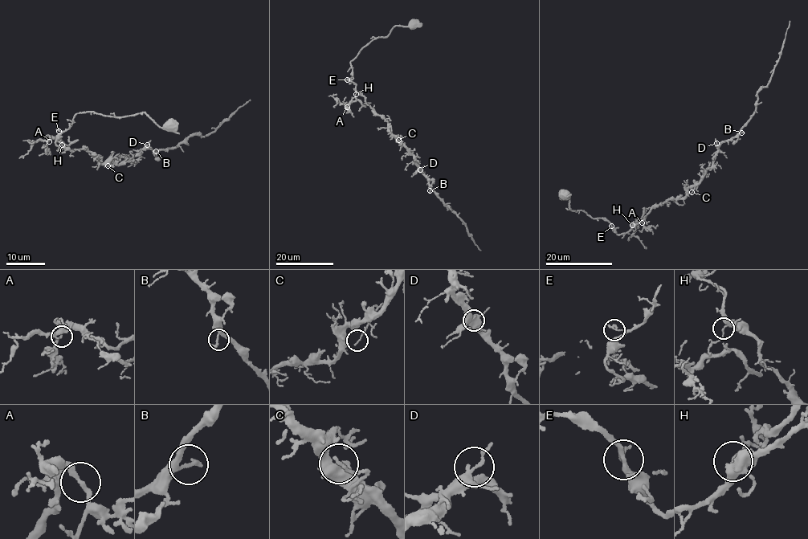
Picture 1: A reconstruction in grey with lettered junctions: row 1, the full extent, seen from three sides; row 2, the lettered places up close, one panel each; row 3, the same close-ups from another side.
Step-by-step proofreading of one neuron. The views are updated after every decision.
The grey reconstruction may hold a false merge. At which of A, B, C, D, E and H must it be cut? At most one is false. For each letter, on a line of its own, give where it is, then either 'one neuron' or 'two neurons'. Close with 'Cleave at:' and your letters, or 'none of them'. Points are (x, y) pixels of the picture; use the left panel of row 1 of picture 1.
A: (49, 141) | one neuron
B: (156, 151) | one neuron
C: (108, 165) | one neuron
D: (147, 144) | one neuron
E: (59, 131) | one neuron
H: (62, 144) | two neurons
Cleave at: H

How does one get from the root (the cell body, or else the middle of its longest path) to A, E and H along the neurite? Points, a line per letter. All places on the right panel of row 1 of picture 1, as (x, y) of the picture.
A: (565, 194), (565, 200), (560, 197), (569, 199), (569, 210), (606, 219), (619, 234), (637, 221), (642, 222)
E: (565, 194), (565, 200), (560, 197), (569, 199), (569, 210), (583, 210), (593, 218), (608, 220), (611, 226)
H: (565, 194), (565, 200), (560, 197), (569, 199), (569, 210), (606, 219), (616, 234), (626, 233), (632, 226)

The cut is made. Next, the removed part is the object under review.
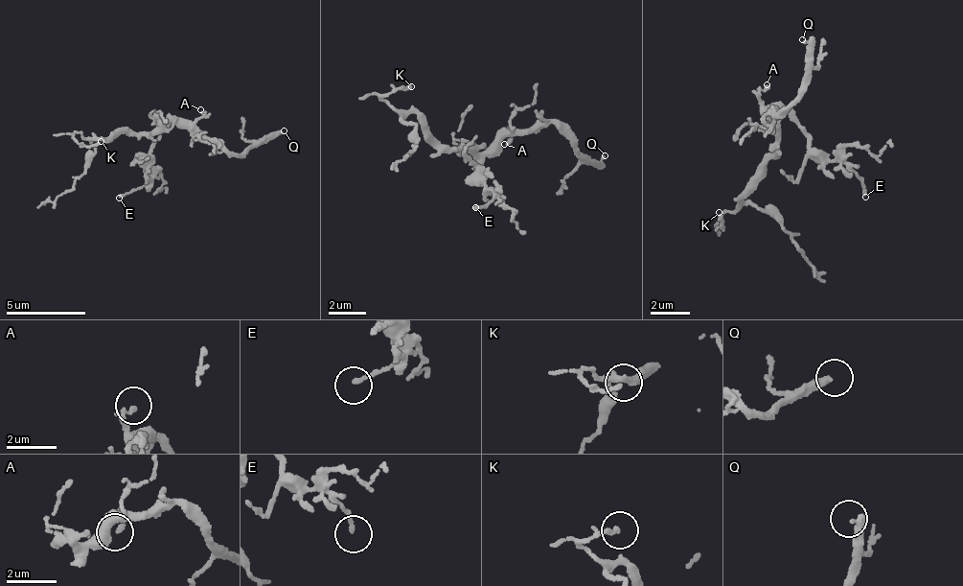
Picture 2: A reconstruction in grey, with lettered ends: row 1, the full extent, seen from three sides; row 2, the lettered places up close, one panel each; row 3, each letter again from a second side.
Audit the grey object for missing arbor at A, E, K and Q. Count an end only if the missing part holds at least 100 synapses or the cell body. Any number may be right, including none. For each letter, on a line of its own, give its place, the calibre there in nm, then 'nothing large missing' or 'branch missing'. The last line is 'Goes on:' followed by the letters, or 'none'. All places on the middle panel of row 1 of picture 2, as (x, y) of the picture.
A: (504, 144) | 150 nm | nothing large missing
E: (475, 207) | 150 nm | nothing large missing
K: (411, 86) | 160 nm | nothing large missing
Q: (605, 155) | 300 nm | branch missing
Goes on: Q

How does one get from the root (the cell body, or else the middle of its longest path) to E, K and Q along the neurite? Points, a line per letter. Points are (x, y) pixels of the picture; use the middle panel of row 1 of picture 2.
E: (467, 150), (474, 154), (480, 170), (477, 171), (483, 175), (483, 188), (494, 196), (475, 207)
K: (467, 150), (431, 142), (423, 133), (415, 111), (388, 106), (381, 98), (396, 89), (404, 91), (411, 86)
Q: (467, 150), (496, 147), (509, 136), (536, 133), (554, 126), (567, 128), (572, 143), (590, 159), (605, 155)

